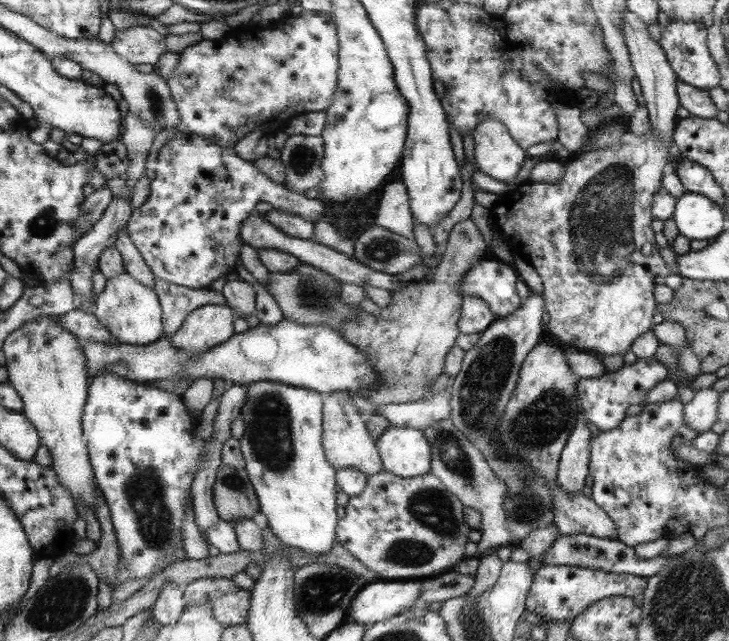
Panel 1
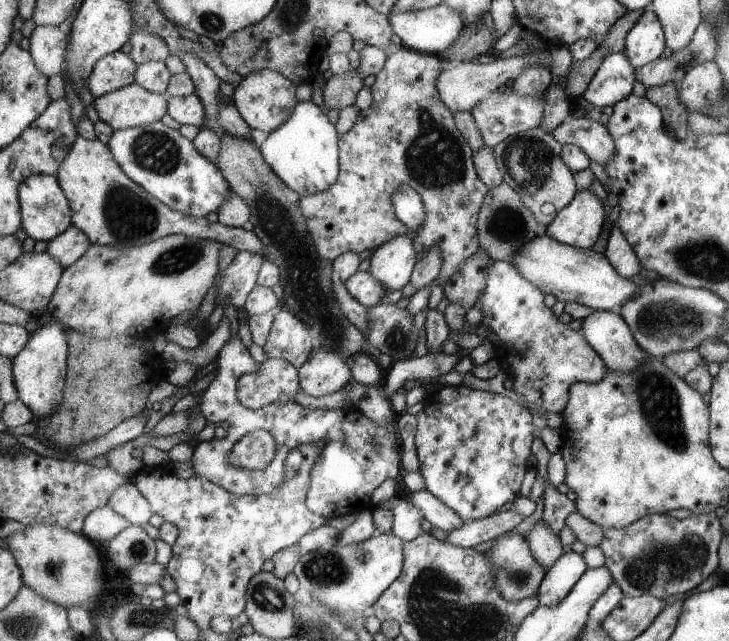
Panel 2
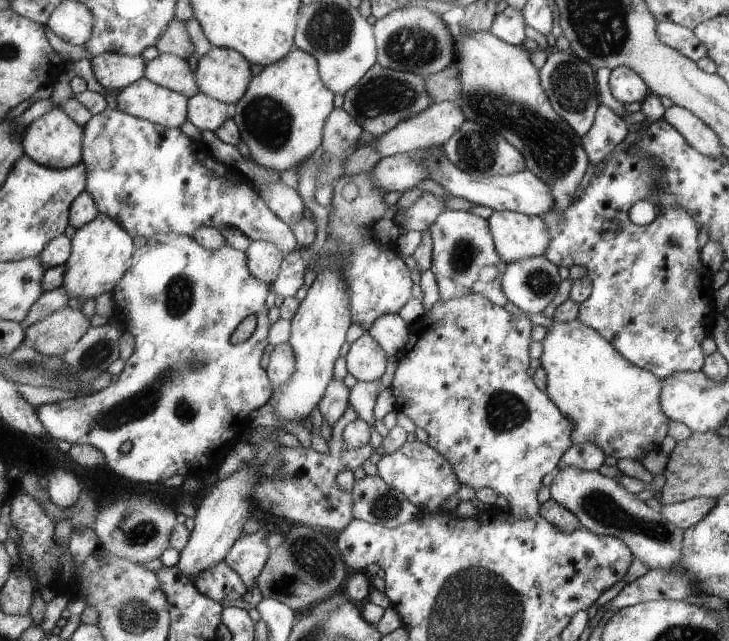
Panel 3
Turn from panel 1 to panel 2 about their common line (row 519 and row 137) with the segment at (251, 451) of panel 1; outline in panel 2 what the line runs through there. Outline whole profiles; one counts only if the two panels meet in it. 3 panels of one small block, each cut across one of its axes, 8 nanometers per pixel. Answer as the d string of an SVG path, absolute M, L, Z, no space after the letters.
M310 100L295 104L291 116L269 132L258 148L263 160L298 196L317 194L327 190L337 176L337 134L325 112Z

